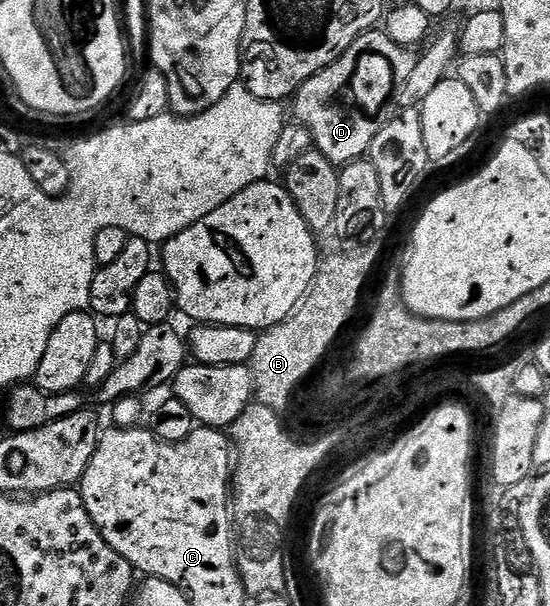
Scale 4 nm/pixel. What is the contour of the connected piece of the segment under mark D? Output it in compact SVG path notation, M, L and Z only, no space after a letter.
M384 29L364 31L356 41L327 69L315 73L306 83L292 96L293 111L296 122L302 123L311 133L313 145L316 150L327 157L327 161L338 165L354 163L356 159L368 156L371 141L375 141L375 133L379 133L382 120L376 119L373 114L385 107L389 99L389 71L401 71L408 73L412 71L415 62L415 55L412 50L401 47L391 39Z

